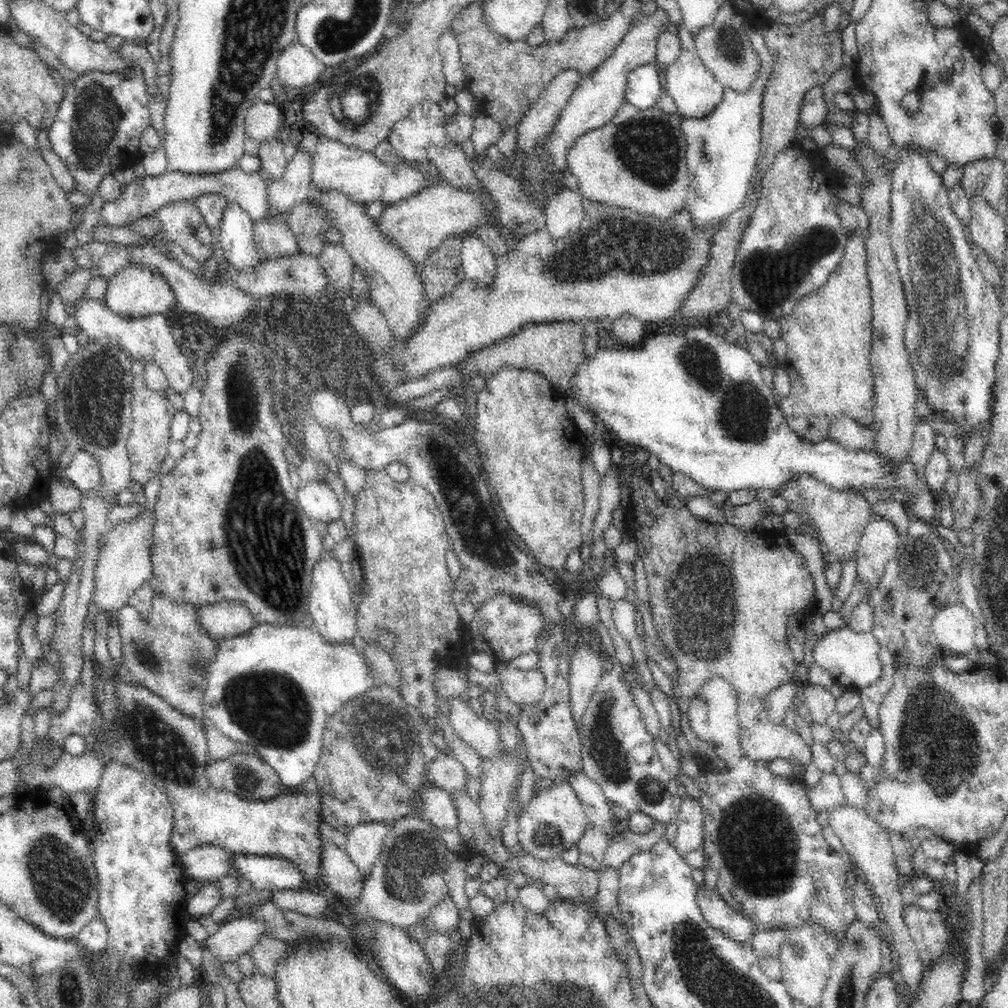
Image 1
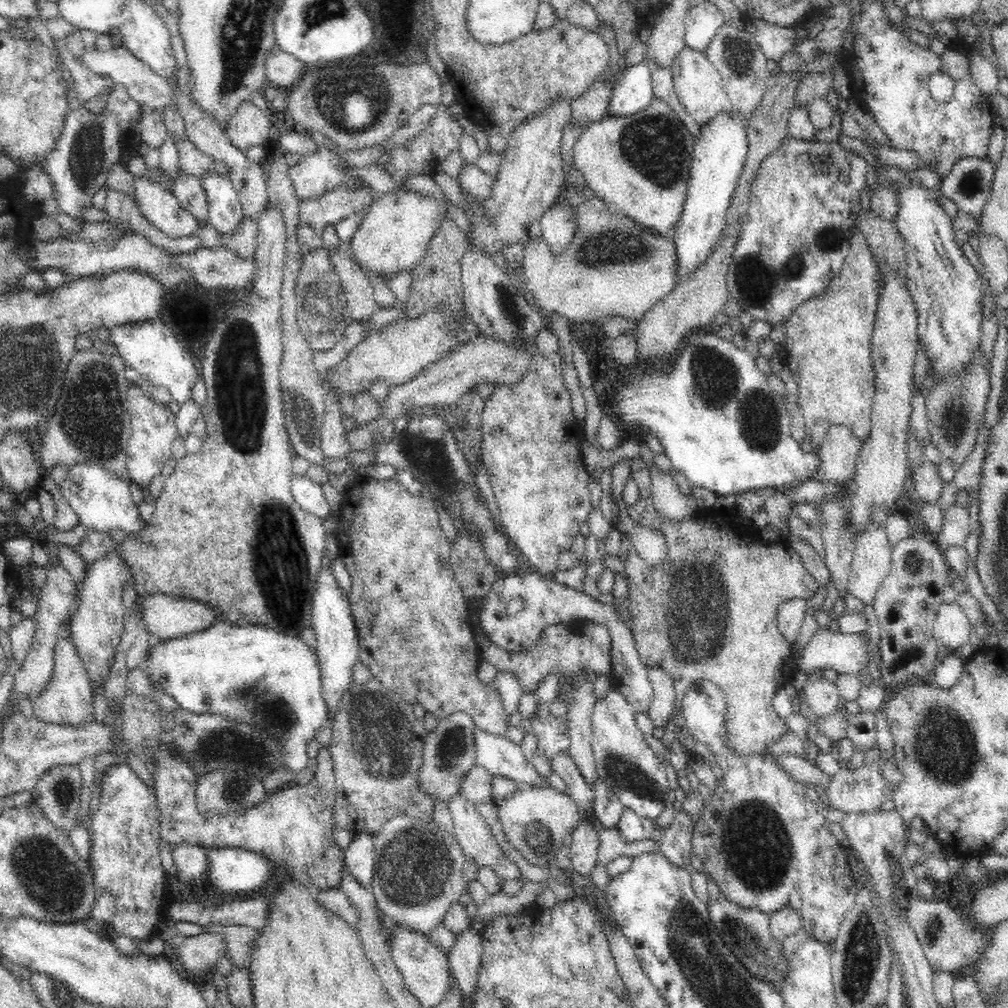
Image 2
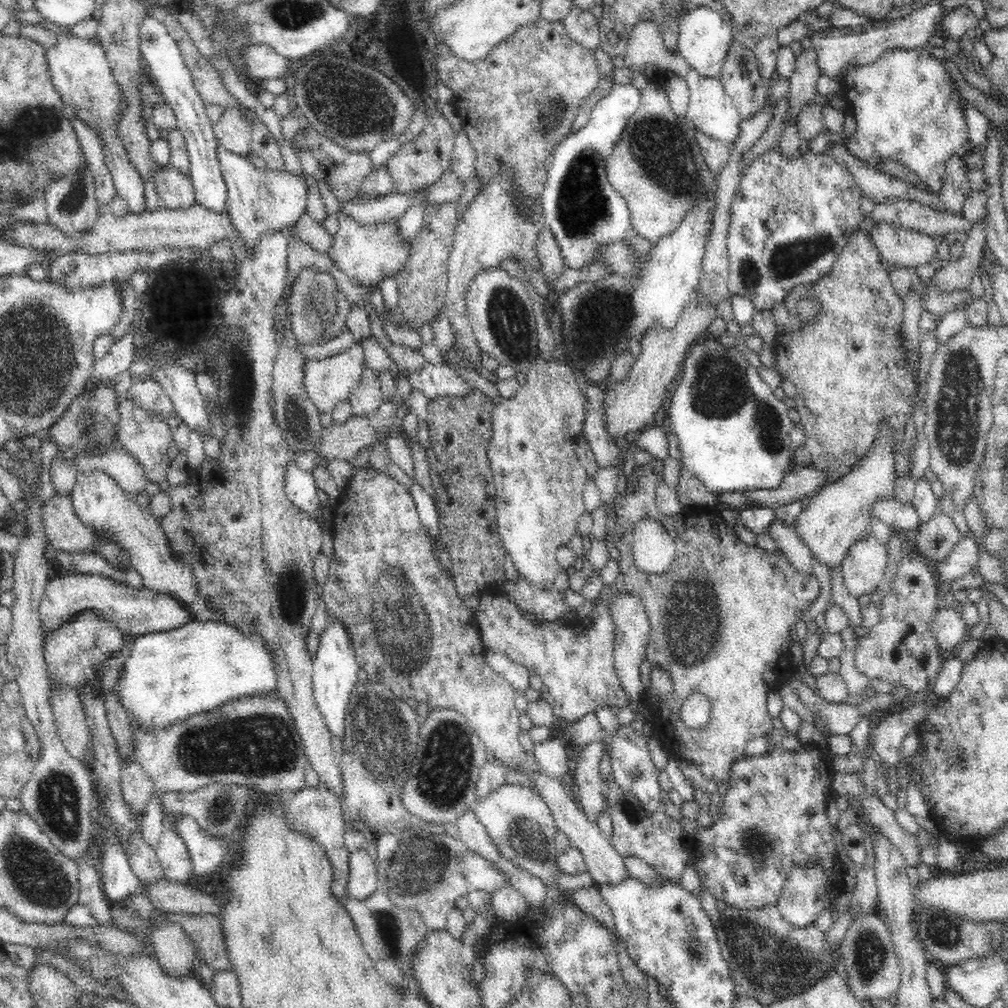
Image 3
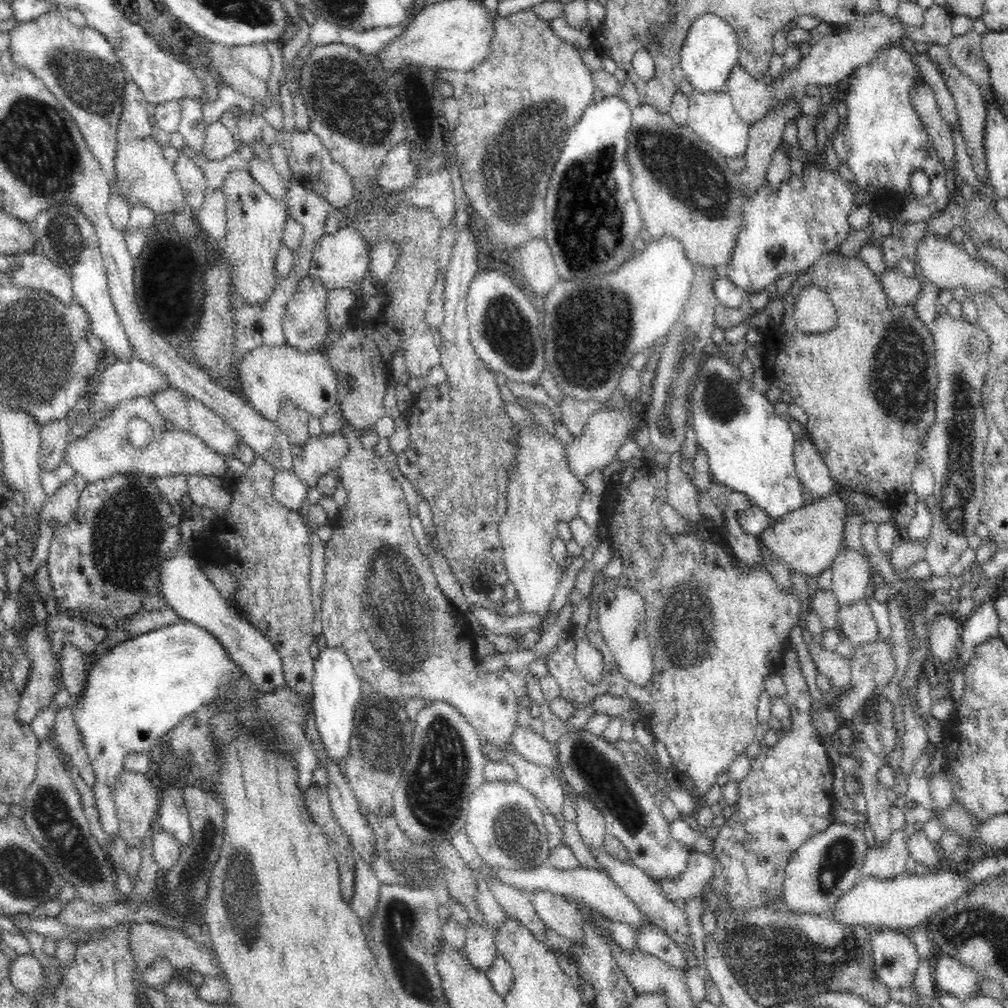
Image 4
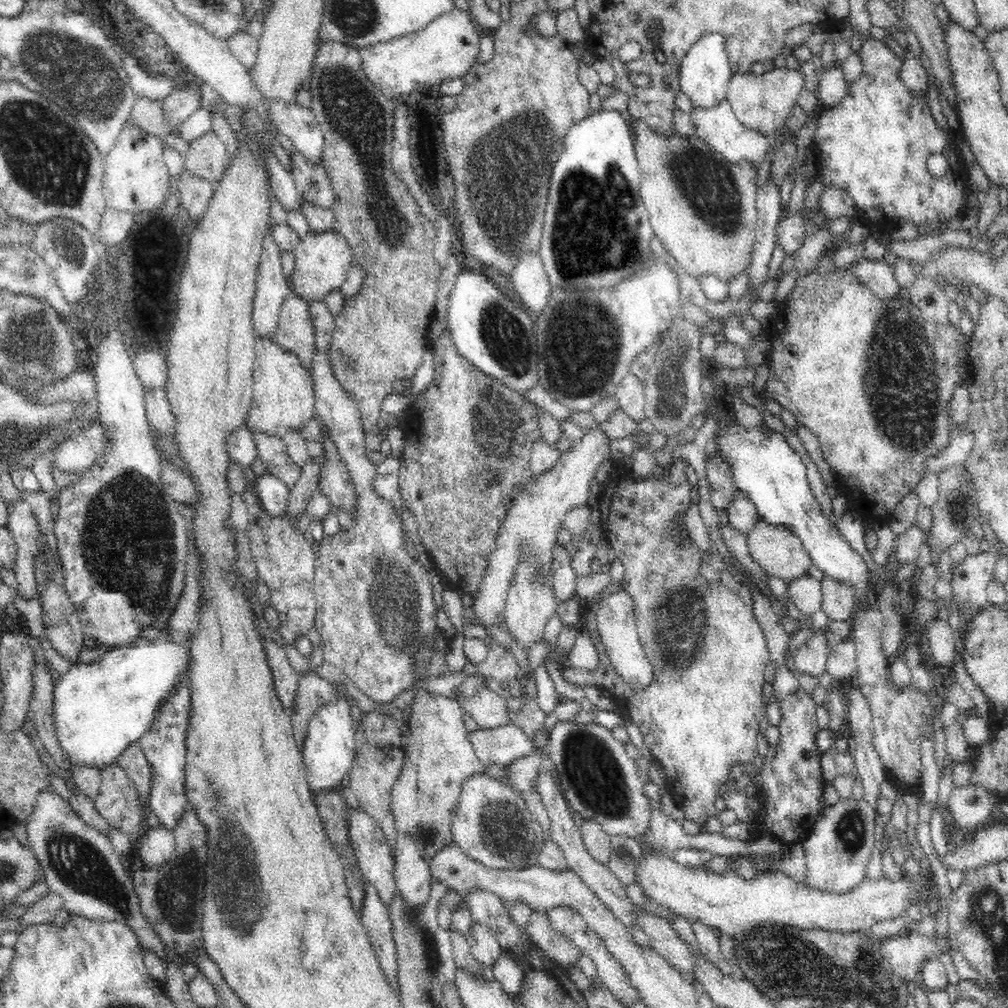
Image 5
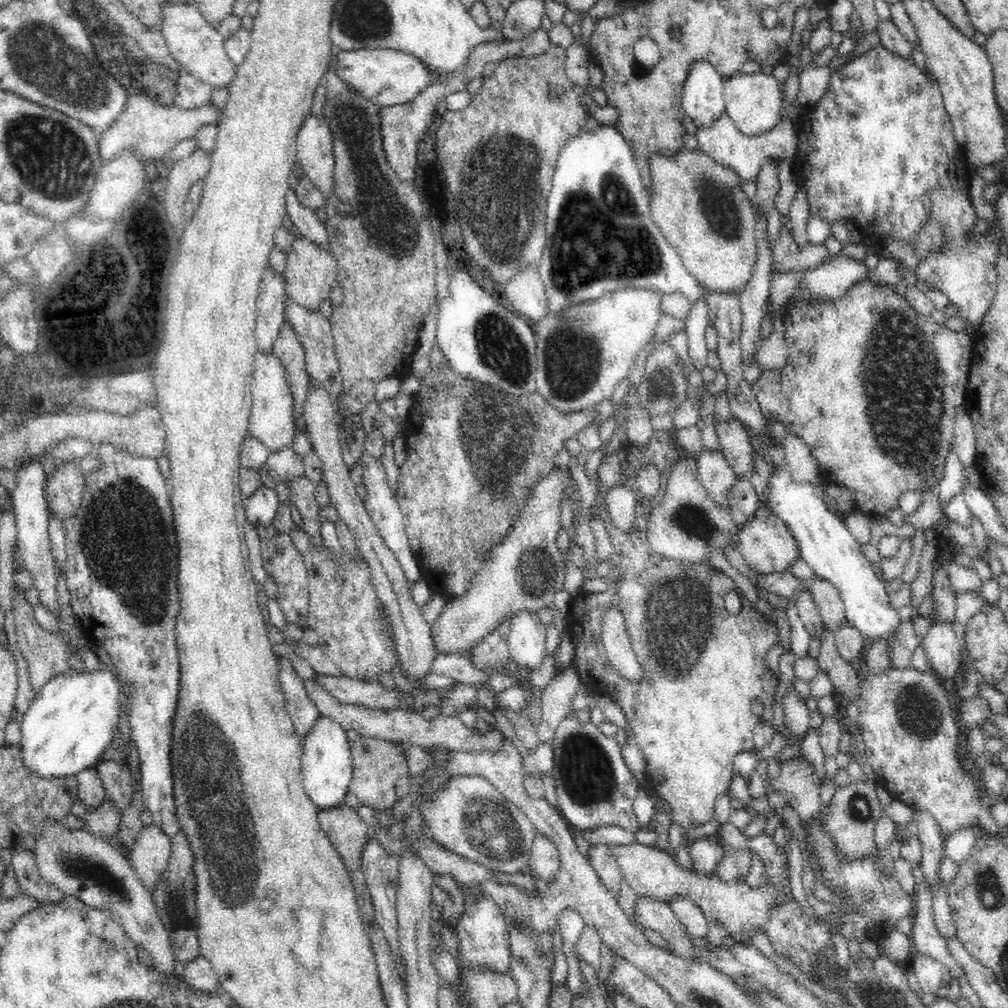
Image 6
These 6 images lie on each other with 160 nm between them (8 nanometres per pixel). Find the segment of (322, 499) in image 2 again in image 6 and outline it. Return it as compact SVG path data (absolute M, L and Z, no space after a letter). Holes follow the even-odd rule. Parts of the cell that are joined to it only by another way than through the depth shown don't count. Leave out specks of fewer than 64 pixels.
M260 485L244 500L247 521L254 526L272 525L280 504L280 496L276 487Z

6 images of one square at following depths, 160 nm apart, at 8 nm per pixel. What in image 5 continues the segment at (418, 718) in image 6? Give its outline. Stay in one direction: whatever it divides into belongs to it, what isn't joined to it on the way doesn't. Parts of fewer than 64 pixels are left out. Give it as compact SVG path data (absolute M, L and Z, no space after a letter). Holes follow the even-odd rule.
M516 723L492 730L477 729L470 732L476 756L482 765L508 766L518 758L532 756L539 746Z

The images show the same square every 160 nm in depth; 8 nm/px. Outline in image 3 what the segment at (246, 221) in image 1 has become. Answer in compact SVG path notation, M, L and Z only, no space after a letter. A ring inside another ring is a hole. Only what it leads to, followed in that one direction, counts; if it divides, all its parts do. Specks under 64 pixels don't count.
M149 16L140 23L138 38L141 64L147 68L147 72L157 81L164 97L170 101L170 107L177 118L177 127L186 140L190 176L193 178L197 204L216 214L228 213L228 185L224 182L224 174L217 159L213 124L206 115L206 104L193 85L190 69L184 63L178 43L166 25Z

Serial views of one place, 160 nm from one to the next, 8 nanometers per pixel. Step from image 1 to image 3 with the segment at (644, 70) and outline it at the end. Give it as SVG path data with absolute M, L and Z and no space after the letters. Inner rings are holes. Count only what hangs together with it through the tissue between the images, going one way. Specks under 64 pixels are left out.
M634 82L614 83L610 92L594 106L590 124L578 134L564 137L552 150L542 190L542 214L562 249L564 264L568 267L580 268L586 264L586 256L594 252L594 244L622 240L626 228L630 228L626 204L622 204L622 197L607 182L605 160L643 99L644 92L640 92Z

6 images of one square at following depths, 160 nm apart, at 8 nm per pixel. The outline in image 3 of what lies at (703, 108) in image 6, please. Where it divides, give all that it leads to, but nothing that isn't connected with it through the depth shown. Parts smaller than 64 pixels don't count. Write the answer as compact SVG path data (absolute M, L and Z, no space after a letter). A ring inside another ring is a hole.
M706 6L687 10L679 22L677 50L688 65L698 69L702 75L720 77L723 58L726 57L730 41L734 38L733 26L721 14Z

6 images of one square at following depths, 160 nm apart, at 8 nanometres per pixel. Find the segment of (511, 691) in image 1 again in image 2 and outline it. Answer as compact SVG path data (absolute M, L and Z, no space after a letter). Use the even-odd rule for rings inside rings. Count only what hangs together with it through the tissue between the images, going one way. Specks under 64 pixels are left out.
M482 597L468 599L467 602L470 608L469 622L473 629L475 641L480 647L479 654L482 659L491 662L498 673L512 674L518 680L524 694L536 694L538 684L548 674L556 674L558 678L562 678L564 682L572 685L584 674L593 677L594 675L611 672L611 638L608 631L599 624L591 621L581 623L580 631L578 629L579 622L552 624L544 632L541 632L534 647L531 647L526 653L514 654L494 646L481 632L479 608L483 603Z

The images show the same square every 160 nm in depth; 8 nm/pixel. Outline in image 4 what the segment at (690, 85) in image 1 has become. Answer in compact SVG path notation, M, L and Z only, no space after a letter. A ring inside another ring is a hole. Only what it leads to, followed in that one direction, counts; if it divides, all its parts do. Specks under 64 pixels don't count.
M692 88L689 94L689 109L686 124L696 132L699 139L714 147L724 157L744 155L749 141L751 126L741 119L734 108L731 94L728 90L702 92Z

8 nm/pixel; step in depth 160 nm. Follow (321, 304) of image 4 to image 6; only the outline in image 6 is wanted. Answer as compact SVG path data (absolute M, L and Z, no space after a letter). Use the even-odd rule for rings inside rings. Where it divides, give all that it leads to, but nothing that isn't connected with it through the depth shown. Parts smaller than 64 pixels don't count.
M288 317L283 320L280 332L273 342L273 352L285 362L289 372L289 384L297 406L300 434L300 431L305 428L302 405L307 398L310 383L306 365L306 347Z

